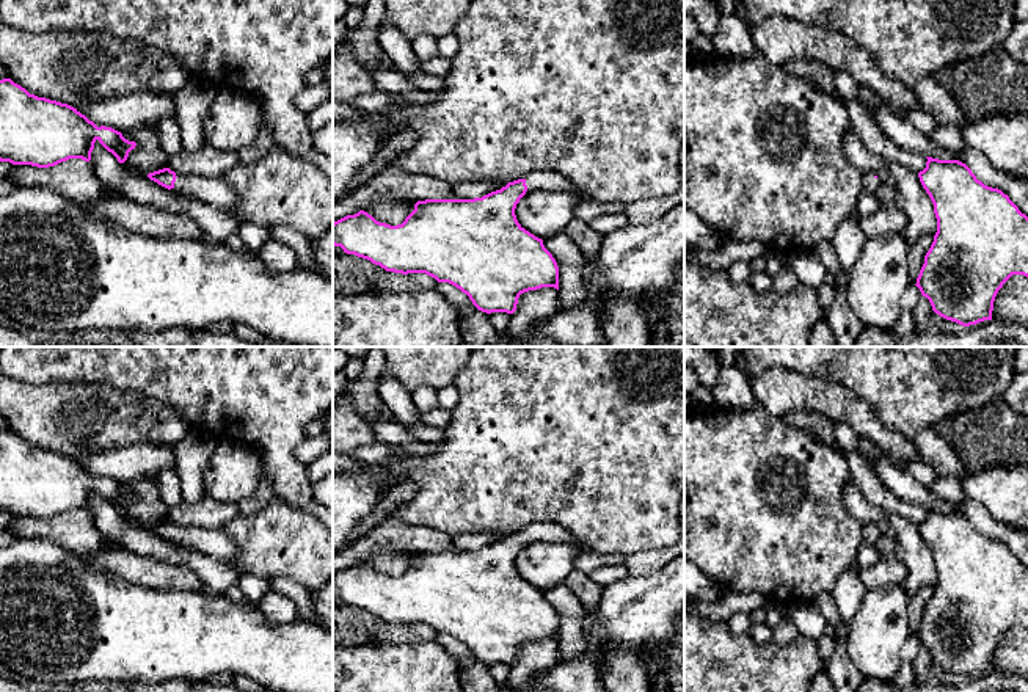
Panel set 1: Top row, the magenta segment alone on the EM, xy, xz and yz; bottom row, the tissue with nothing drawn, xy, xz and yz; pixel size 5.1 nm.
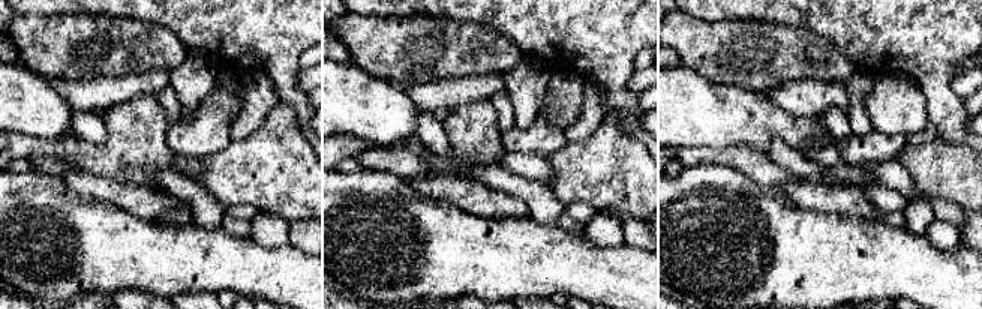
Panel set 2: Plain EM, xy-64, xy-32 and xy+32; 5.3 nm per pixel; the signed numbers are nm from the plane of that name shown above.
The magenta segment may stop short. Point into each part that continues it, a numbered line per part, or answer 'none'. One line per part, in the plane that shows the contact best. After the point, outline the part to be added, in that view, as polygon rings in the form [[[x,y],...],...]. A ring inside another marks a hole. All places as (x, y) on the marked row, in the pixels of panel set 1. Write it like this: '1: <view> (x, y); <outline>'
1: xz (537, 179); [[[532,171],[526,177],[527,191],[530,190],[565,190],[581,199],[587,199],[587,193],[579,190],[576,184],[557,171]]]

